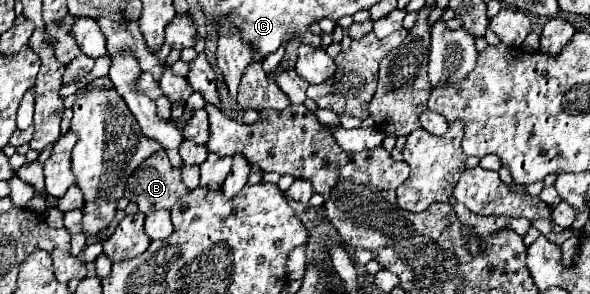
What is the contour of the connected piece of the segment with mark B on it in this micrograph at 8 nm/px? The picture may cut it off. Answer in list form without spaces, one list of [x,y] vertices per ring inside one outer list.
[[[159,150],[127,182],[125,196],[149,216],[155,210],[171,210],[191,190],[181,182],[181,170],[173,168],[165,150]]]

